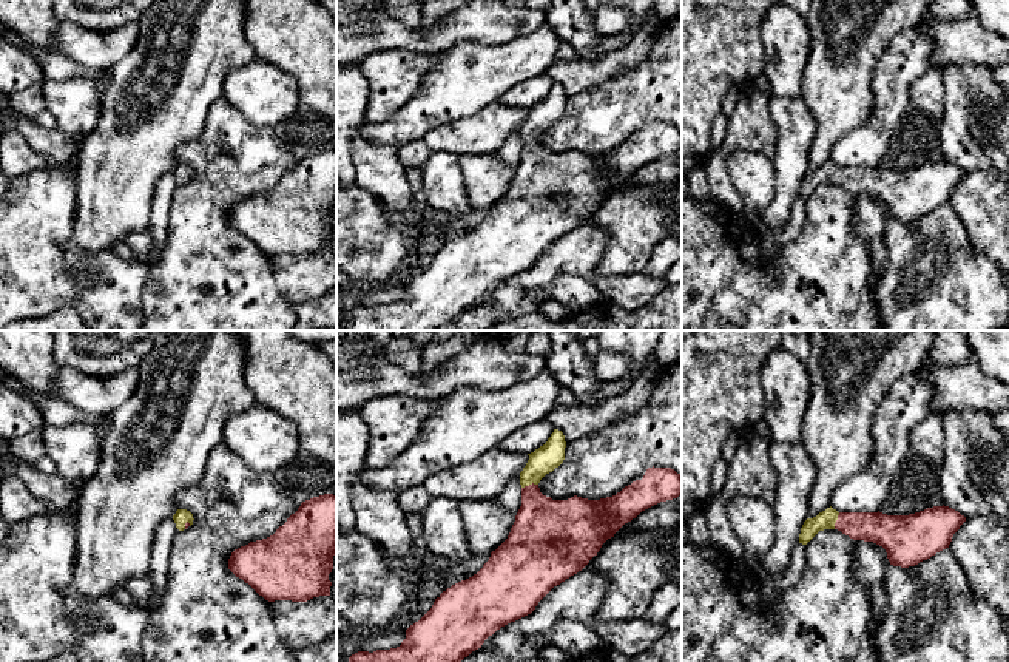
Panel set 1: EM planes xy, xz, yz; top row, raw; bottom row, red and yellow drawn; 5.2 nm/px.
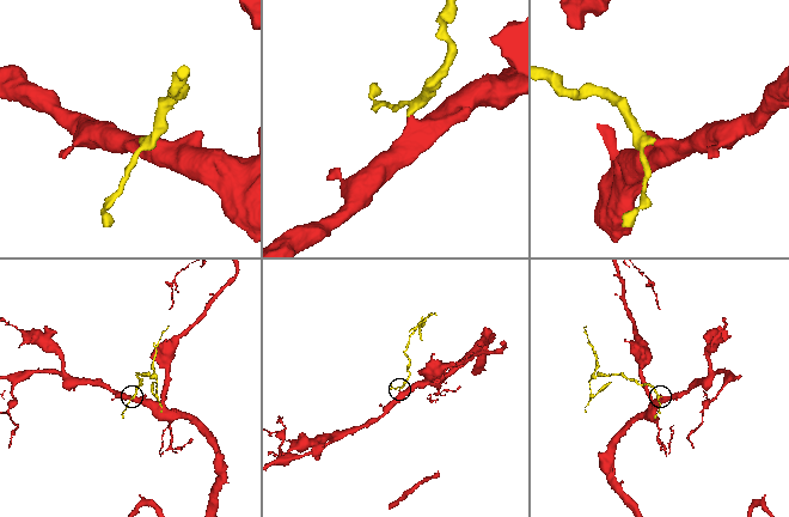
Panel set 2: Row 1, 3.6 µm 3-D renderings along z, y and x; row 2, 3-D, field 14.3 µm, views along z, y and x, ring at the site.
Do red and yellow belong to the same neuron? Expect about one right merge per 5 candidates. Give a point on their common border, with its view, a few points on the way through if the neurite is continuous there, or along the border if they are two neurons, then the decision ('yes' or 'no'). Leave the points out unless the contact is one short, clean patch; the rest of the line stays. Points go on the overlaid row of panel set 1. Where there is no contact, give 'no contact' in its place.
meets red in xz at (529, 485); runs through xz (545, 530), (533, 502), (529, 485), (531, 474), (543, 460); yes

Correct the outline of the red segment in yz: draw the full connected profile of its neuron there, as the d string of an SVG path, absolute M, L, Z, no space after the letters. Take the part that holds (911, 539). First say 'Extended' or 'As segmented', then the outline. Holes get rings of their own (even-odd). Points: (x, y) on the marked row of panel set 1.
Extended. M944 505L909 515L838 512L830 506L804 522L799 543L807 545L819 531L838 529L853 540L882 546L890 565L909 568L949 548L964 522L964 515Z

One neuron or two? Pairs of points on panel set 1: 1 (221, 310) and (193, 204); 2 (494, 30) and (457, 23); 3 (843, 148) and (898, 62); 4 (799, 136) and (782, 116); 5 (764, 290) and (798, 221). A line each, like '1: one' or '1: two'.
1: one
2: one
3: one
4: one
5: two

